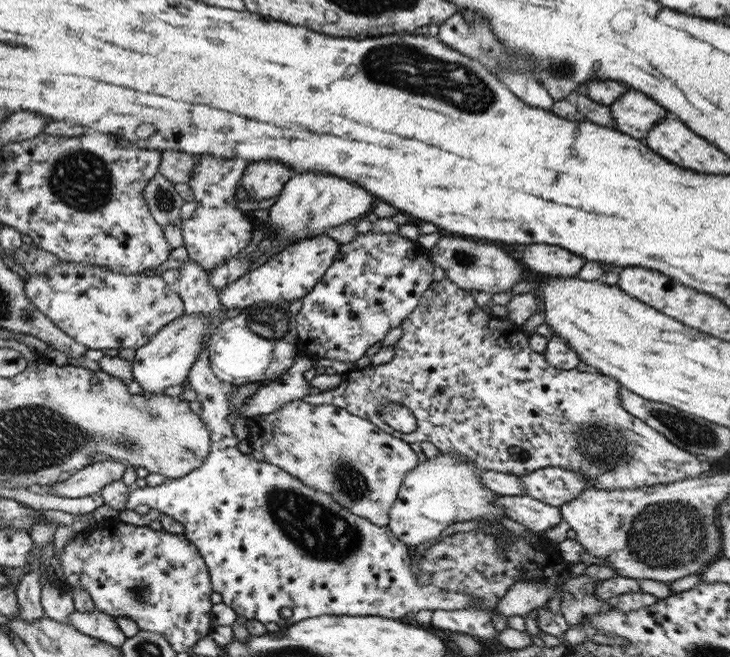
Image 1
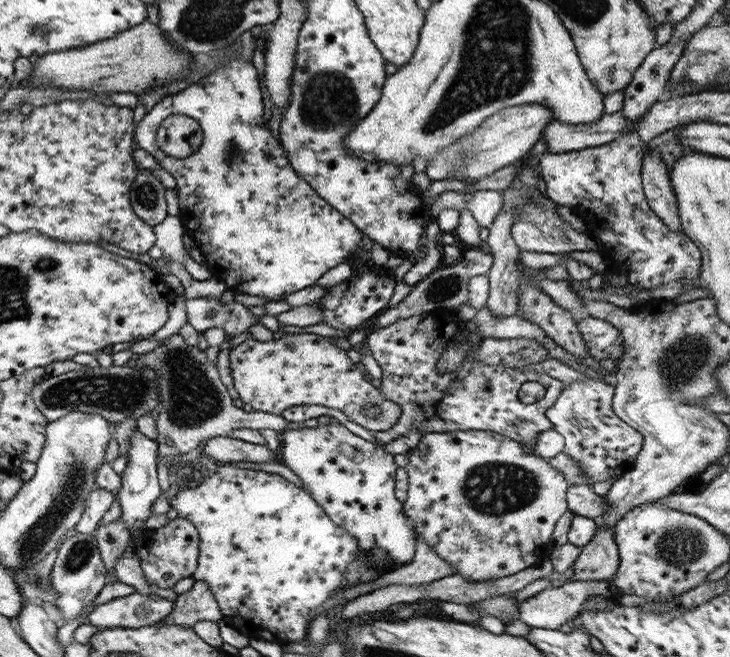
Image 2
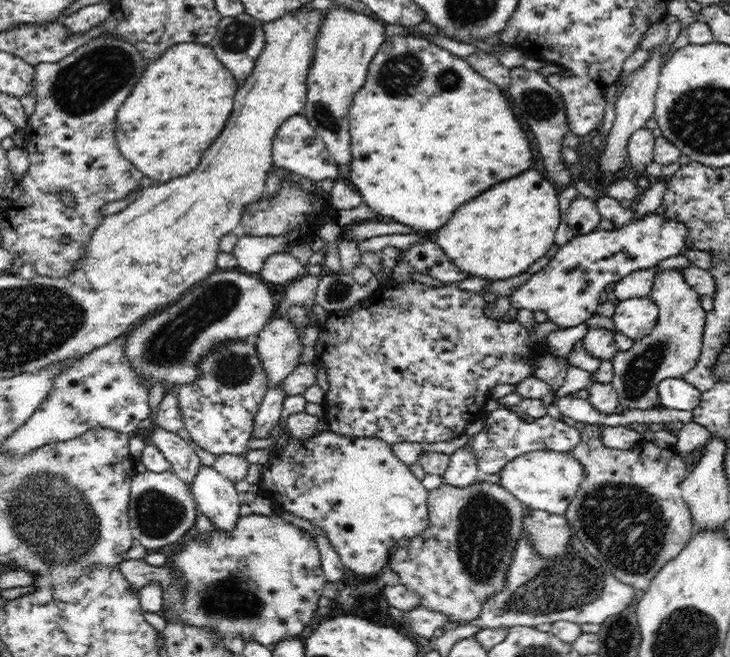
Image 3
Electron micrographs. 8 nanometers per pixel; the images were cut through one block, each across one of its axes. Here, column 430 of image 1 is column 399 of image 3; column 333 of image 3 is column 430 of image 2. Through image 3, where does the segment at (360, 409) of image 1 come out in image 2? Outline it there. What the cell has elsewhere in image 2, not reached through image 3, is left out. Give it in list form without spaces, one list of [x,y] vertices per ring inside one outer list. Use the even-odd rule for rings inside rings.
[[[447,308],[436,309],[433,312],[421,312],[418,316],[397,320],[394,324],[389,324],[383,328],[377,327],[363,341],[363,344],[370,351],[371,356],[377,362],[382,372],[380,377],[381,384],[379,386],[381,396],[387,398],[387,400],[391,400],[391,402],[395,402],[395,404],[399,404],[401,408],[399,420],[395,421],[393,427],[385,430],[369,430],[349,420],[340,410],[327,408],[326,406],[294,406],[287,408],[279,415],[287,419],[288,422],[302,422],[308,418],[319,420],[333,419],[336,424],[344,426],[349,432],[353,432],[355,436],[359,436],[359,438],[378,445],[385,445],[389,441],[405,435],[411,429],[416,429],[418,432],[421,431],[421,434],[439,431],[482,430],[509,437],[511,440],[518,442],[518,444],[523,443],[523,445],[527,445],[533,451],[537,435],[541,431],[552,428],[551,422],[545,416],[545,411],[555,403],[555,399],[557,399],[565,384],[560,380],[547,376],[545,372],[535,372],[533,370],[521,372],[521,370],[515,370],[515,368],[511,369],[503,366],[487,366],[487,364],[481,364],[475,358],[475,349],[479,347],[479,343],[468,349],[467,356],[463,358],[463,362],[459,364],[459,368],[451,370],[451,372],[437,372],[435,370],[435,363],[437,363],[439,355],[447,347],[453,345],[453,343],[459,343],[461,339],[467,337],[467,331],[464,331],[459,326],[461,325],[461,321],[454,315]],[[523,382],[537,382],[537,384],[541,384],[545,388],[544,397],[531,404],[521,403],[517,399],[517,390],[519,390],[519,386]]]

